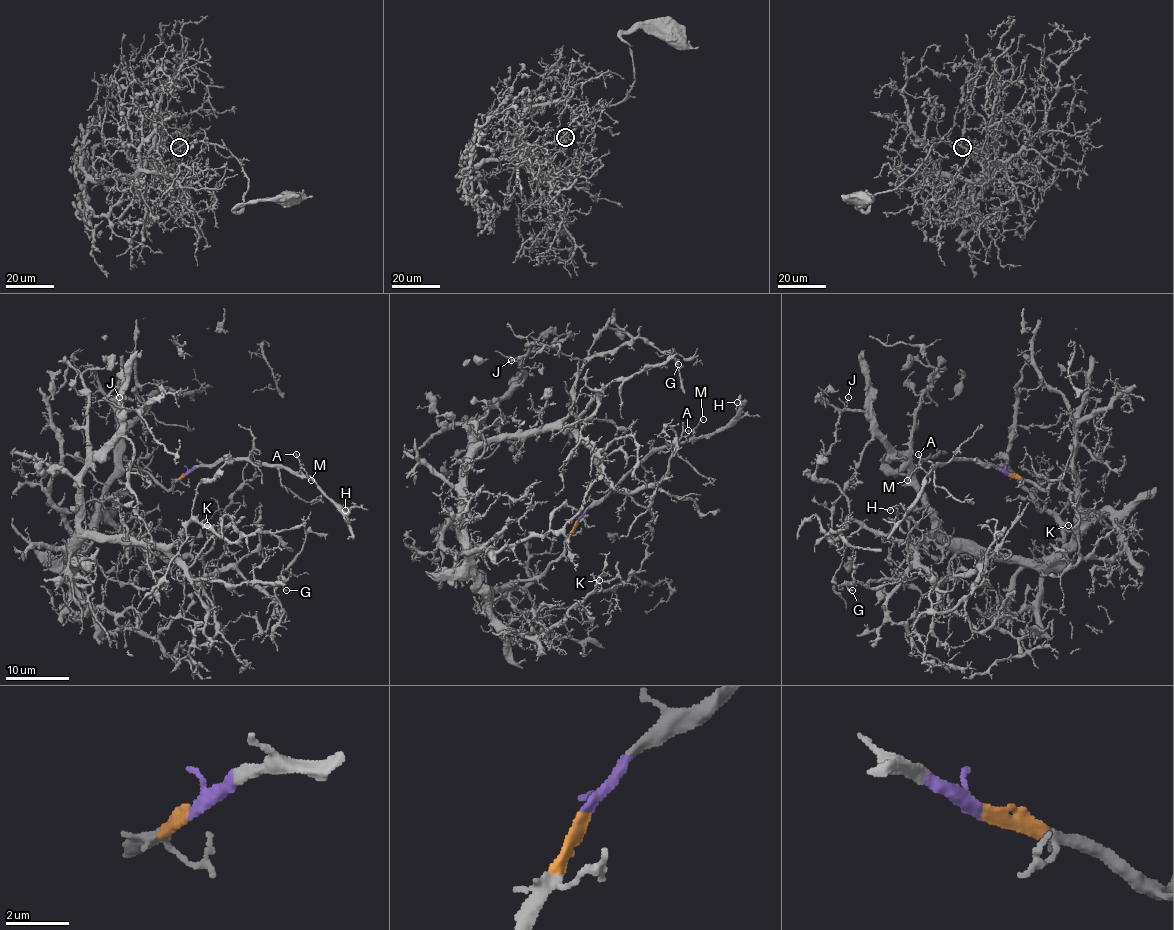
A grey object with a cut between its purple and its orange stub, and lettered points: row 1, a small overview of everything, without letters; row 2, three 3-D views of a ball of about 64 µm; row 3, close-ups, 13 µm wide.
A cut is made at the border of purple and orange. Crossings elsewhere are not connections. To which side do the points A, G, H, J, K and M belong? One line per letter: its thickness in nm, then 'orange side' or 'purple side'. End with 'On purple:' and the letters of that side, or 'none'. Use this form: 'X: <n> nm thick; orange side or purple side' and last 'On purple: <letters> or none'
A: 200 nm thick; purple side
G: 170 nm thick; orange side
H: 120 nm thick; purple side
J: 140 nm thick; orange side
K: 100 nm thick; orange side
M: 130 nm thick; purple side
On purple: A, H, M

